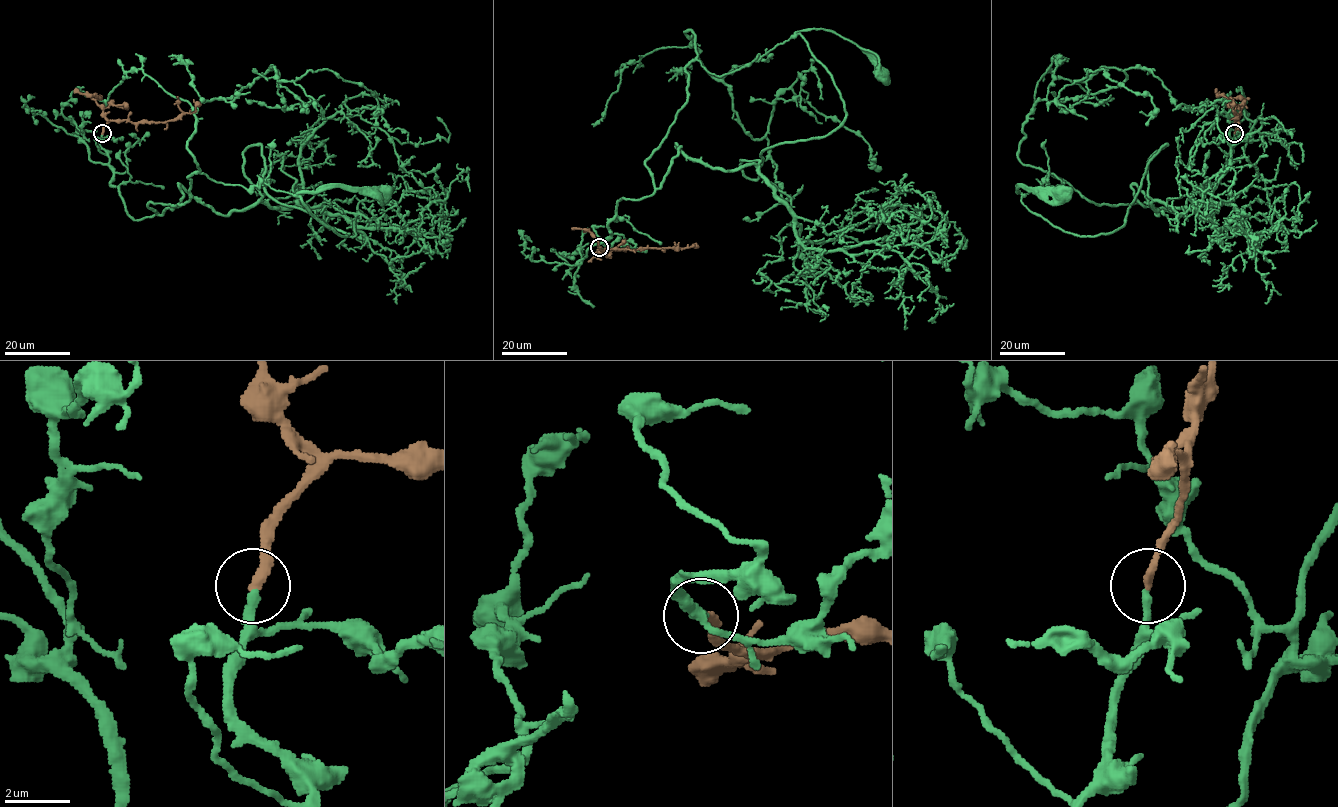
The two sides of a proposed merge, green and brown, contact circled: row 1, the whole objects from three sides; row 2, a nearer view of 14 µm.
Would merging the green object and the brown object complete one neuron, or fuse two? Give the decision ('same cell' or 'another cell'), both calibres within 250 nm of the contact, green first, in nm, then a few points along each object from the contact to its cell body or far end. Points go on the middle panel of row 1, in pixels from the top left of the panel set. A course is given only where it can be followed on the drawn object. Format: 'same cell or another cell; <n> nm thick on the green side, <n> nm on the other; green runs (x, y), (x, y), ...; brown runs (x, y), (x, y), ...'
same cell; 280 nm thick on the green side, 280 nm on the other; green runs (599, 247), (616, 203), (654, 190), (646, 163), (687, 98), (691, 61), (721, 76), (824, 29), (880, 76); brown runs (599, 247), (604, 250), (691, 245)

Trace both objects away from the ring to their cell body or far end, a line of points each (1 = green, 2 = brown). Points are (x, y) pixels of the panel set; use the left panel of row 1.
1: (102, 134), (111, 184), (135, 220), (157, 214), (150, 202), (186, 203), (194, 173), (293, 195), (383, 192)
2: (102, 133), (103, 127), (113, 120), (165, 122), (178, 119), (195, 110), (194, 99)

